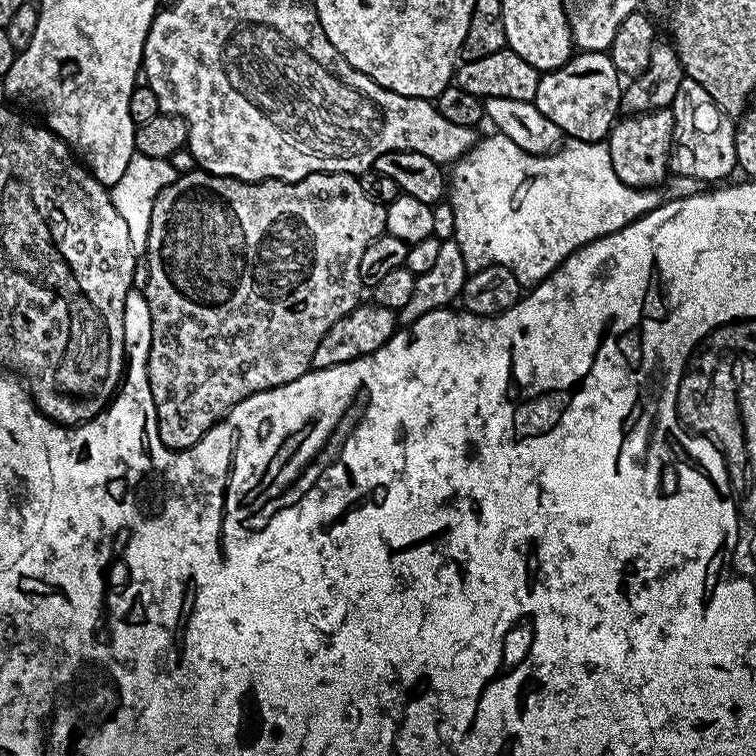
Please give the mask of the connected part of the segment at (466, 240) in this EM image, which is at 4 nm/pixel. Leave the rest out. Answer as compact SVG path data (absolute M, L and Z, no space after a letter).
M499 134L491 135L486 137L485 140L484 137L477 139L476 145L451 165L450 179L446 184L446 200L451 204L454 212L454 239L458 250L462 250L462 262L467 266L469 273L482 270L491 264L497 264L510 269L519 278L521 285L538 284L579 248L586 247L590 242L594 242L606 234L614 234L618 230L622 230L630 222L634 222L640 216L645 216L647 212L654 210L659 204L663 204L666 199L665 193L660 193L660 190L626 186L626 182L622 182L622 178L618 178L618 174L614 174L614 166L610 162L610 150L607 143L569 139L567 143L549 152L547 156L535 156L526 150L518 150L518 146L514 146L514 142L510 142L510 138Z

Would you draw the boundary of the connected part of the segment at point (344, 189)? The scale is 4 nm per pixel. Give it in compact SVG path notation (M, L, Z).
M191 170L177 175L176 181L154 202L154 214L150 214L150 238L148 250L142 256L142 291L146 298L146 306L150 306L150 322L152 323L152 341L148 355L148 377L150 378L150 394L156 403L156 429L165 448L179 450L194 446L214 425L220 423L231 408L238 406L250 394L258 394L262 390L270 390L278 386L286 386L286 382L294 382L294 378L302 378L312 368L314 350L318 350L318 342L350 310L361 303L362 285L360 267L362 254L366 254L366 246L374 242L374 238L385 235L386 207L374 202L362 190L359 179L351 172L315 172L301 180L260 180L257 184L246 184L242 180L215 176L209 172Z

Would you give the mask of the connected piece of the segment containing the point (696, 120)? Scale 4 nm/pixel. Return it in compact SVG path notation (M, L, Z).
M684 79L678 86L678 94L674 98L671 107L674 114L674 134L672 135L672 154L670 157L670 168L673 173L686 176L689 181L694 179L704 179L707 182L724 182L733 171L737 171L736 163L736 124L733 117L728 116L698 82Z

